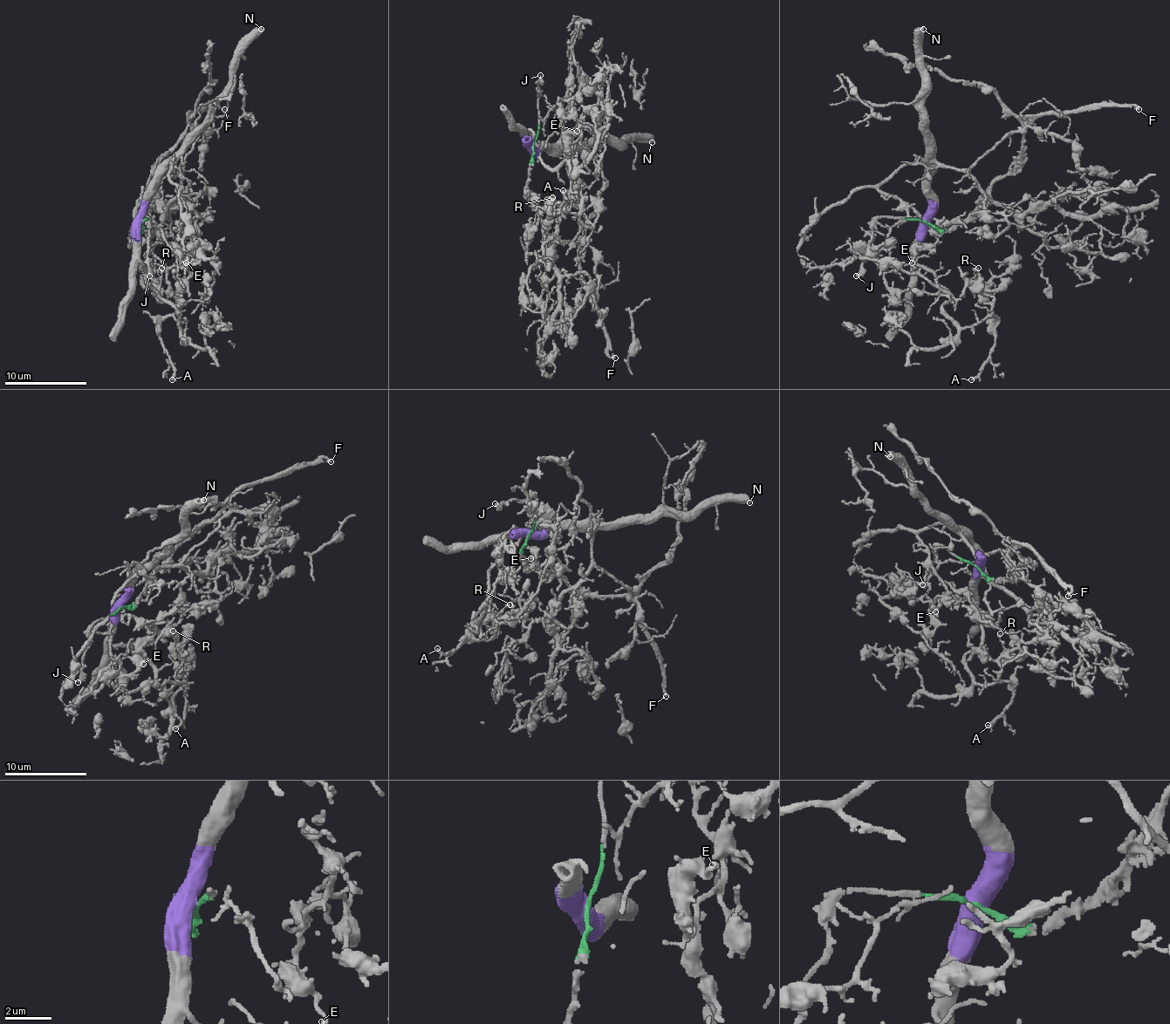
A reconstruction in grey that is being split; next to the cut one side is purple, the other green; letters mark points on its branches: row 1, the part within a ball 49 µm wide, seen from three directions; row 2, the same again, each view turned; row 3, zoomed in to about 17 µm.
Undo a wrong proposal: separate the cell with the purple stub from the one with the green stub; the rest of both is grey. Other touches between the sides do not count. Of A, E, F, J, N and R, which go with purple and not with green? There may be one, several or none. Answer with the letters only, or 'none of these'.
A, E, N, R

